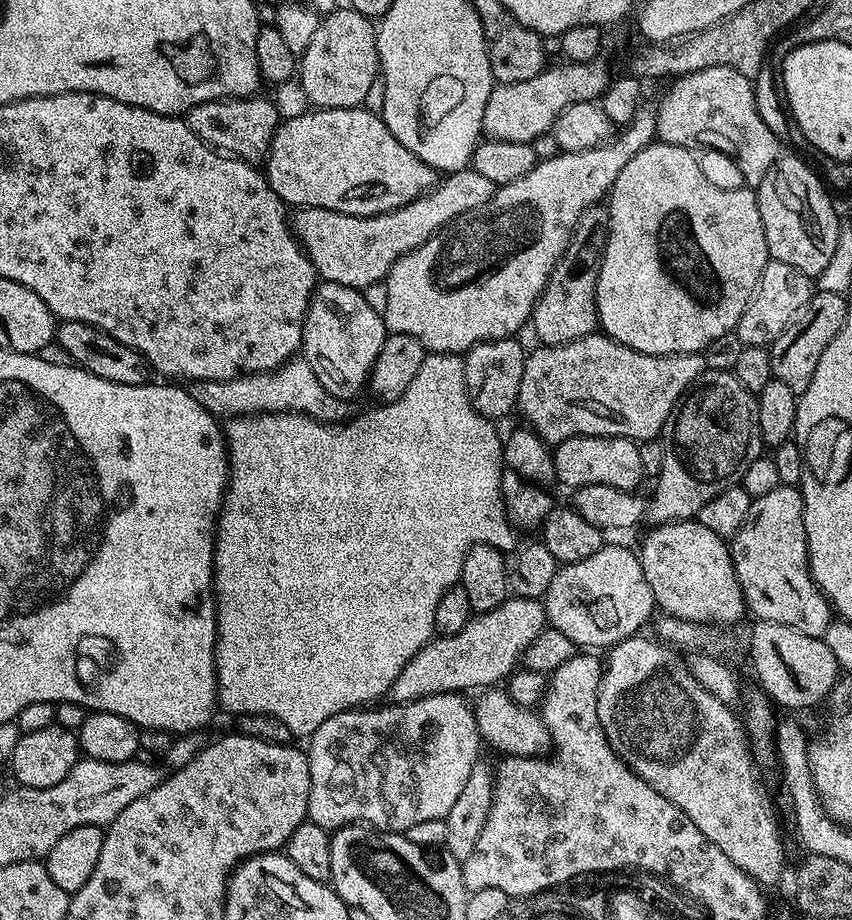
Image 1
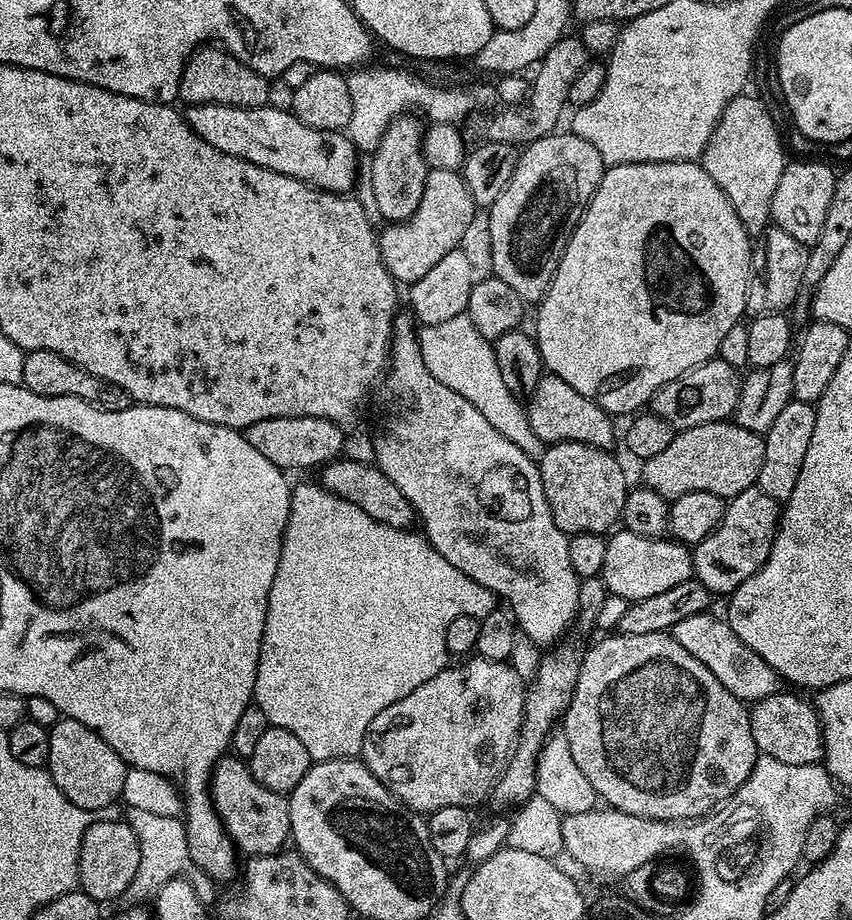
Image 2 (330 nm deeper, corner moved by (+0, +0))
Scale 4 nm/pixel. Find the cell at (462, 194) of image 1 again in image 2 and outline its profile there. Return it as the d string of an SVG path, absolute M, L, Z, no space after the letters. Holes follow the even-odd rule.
M431 169L426 178L422 202L418 202L414 214L410 214L410 218L405 220L389 223L378 232L382 262L397 285L411 286L414 282L418 282L418 278L422 278L422 274L427 274L443 256L450 254L450 250L461 247L465 243L464 235L467 234L468 227L471 226L472 219L476 215L478 209L476 203L470 198L470 190L466 190L463 175L457 170Z

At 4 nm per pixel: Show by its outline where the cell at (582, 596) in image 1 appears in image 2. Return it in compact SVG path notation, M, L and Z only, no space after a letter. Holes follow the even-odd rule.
M627 530L619 531L613 531L607 537L606 558L602 561L599 574L599 579L604 580L611 595L621 596L631 602L651 598L654 594L663 594L664 591L670 590L670 586L678 586L678 582L693 579L692 553L689 545L671 538L643 536Z

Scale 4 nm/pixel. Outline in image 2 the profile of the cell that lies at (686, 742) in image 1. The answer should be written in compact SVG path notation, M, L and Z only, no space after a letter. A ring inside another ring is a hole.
M659 632L658 634L608 634L605 640L600 640L589 652L583 653L580 661L580 673L576 688L572 692L572 700L568 708L562 714L562 731L570 744L570 751L578 769L589 779L590 786L596 792L597 797L607 807L615 808L617 812L625 812L631 816L641 816L647 820L699 820L701 816L720 807L725 800L729 800L740 789L742 782L750 778L750 774L756 765L756 743L754 734L750 734L749 709L745 701L734 698L690 650L682 650L678 642L671 634Z

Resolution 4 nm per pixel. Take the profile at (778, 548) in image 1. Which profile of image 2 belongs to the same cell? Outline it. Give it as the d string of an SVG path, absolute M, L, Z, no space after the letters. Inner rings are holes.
M759 486L747 488L731 497L720 525L691 549L695 579L700 580L702 586L706 586L712 594L730 594L742 586L742 582L746 582L746 578L750 578L750 574L754 574L766 562L776 529L780 527L781 515L782 508L778 501L770 498L770 494L766 494Z

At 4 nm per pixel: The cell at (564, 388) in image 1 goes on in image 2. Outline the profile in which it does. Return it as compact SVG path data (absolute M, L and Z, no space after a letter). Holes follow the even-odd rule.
M713 358L674 378L674 382L666 382L666 386L659 388L652 397L650 408L658 414L658 418L666 418L666 422L670 422L670 426L677 430L726 420L736 411L740 401L741 383L741 373L734 366L722 359Z

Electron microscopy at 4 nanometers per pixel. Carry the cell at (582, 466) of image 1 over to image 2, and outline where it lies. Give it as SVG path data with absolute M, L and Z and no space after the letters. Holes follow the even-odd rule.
M551 374L541 376L536 388L526 400L526 411L528 421L538 434L538 438L544 441L545 445L561 444L562 442L582 442L595 448L611 449L612 439L617 439L618 428L614 423L613 417L602 406L598 406L590 398L583 394L578 394L574 386L566 386L562 378Z

